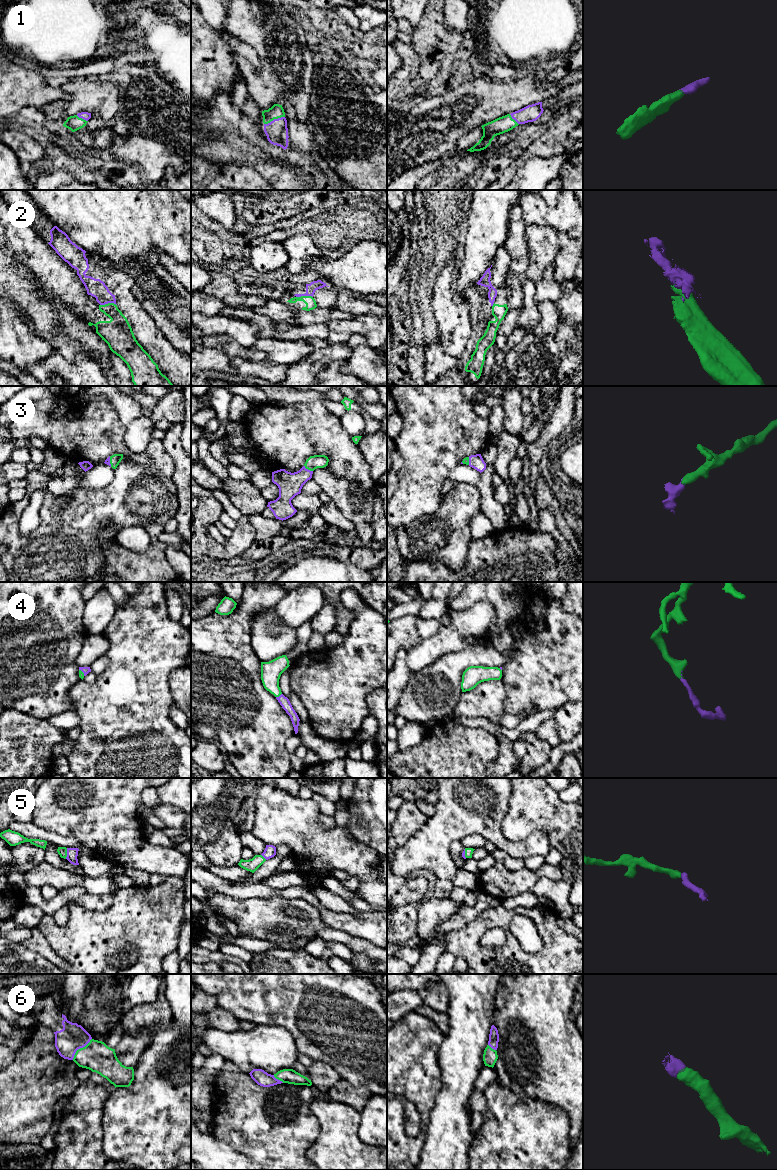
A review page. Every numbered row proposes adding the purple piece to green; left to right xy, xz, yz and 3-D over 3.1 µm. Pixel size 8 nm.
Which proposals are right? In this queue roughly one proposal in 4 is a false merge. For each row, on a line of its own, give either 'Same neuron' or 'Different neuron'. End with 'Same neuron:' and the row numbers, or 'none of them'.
1: Same neuron
2: Different neuron
3: Same neuron
4: Same neuron
5: Same neuron
6: Same neuron
Same neuron: 1, 3, 4, 5, 6

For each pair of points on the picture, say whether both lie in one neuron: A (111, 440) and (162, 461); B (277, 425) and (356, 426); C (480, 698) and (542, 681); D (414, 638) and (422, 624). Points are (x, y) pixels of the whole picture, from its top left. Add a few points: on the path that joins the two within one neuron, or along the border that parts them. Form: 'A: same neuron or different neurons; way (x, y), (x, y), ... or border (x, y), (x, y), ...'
A: same neuron; way (124, 450), (133, 457), (149, 458)
B: different neurons; border (339, 416), (343, 428), (351, 437)
C: different neurons; border (500, 679), (506, 694), (505, 712)
D: different neurons; border (416, 617), (416, 629), (423, 639)

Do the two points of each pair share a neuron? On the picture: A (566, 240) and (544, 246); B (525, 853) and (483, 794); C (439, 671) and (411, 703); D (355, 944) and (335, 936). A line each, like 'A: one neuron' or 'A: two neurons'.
A: two neurons
B: one neuron
C: one neuron
D: one neuron

